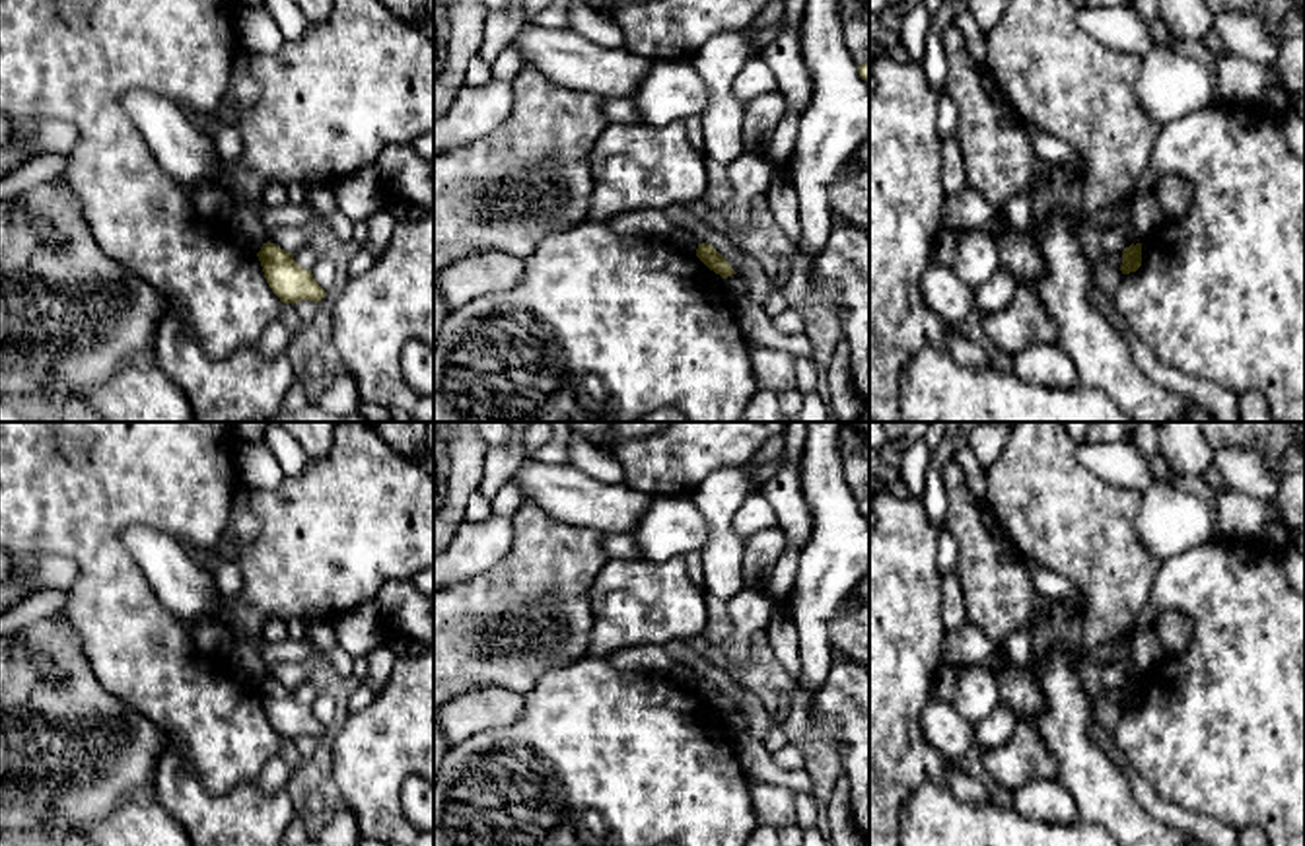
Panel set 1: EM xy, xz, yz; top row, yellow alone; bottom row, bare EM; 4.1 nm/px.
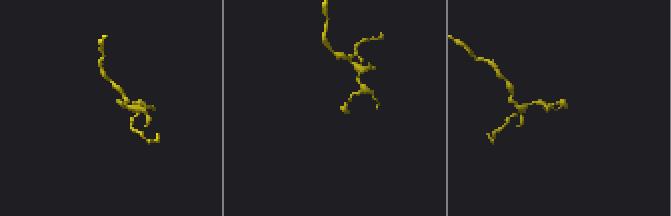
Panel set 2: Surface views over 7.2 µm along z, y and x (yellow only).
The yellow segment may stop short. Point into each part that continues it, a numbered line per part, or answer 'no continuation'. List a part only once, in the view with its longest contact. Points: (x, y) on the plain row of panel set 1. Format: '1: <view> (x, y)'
no continuation

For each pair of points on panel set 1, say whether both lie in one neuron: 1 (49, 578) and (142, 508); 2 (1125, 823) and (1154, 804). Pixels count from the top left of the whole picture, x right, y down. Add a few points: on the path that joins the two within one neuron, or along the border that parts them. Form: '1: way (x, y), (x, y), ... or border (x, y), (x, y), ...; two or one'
1: border (45, 555), (74, 564), (76, 578), (67, 590); two
2: border (1123, 769), (1132, 796), (1156, 819), (1167, 825); two

